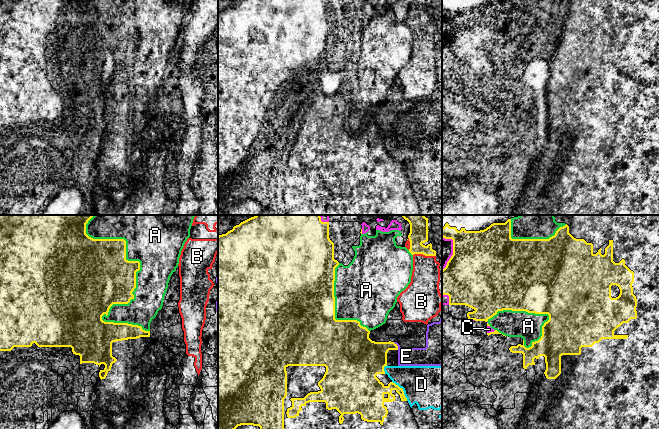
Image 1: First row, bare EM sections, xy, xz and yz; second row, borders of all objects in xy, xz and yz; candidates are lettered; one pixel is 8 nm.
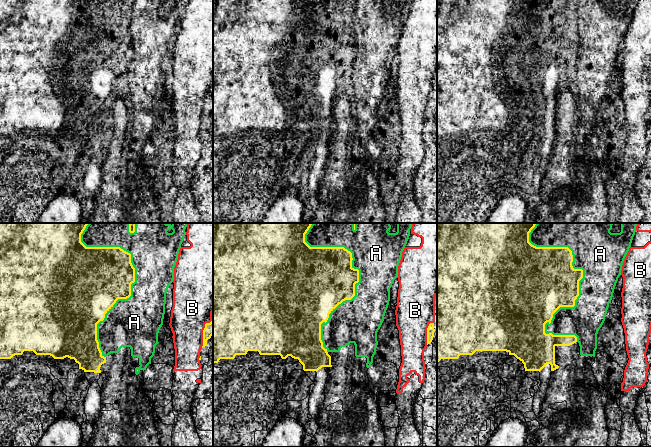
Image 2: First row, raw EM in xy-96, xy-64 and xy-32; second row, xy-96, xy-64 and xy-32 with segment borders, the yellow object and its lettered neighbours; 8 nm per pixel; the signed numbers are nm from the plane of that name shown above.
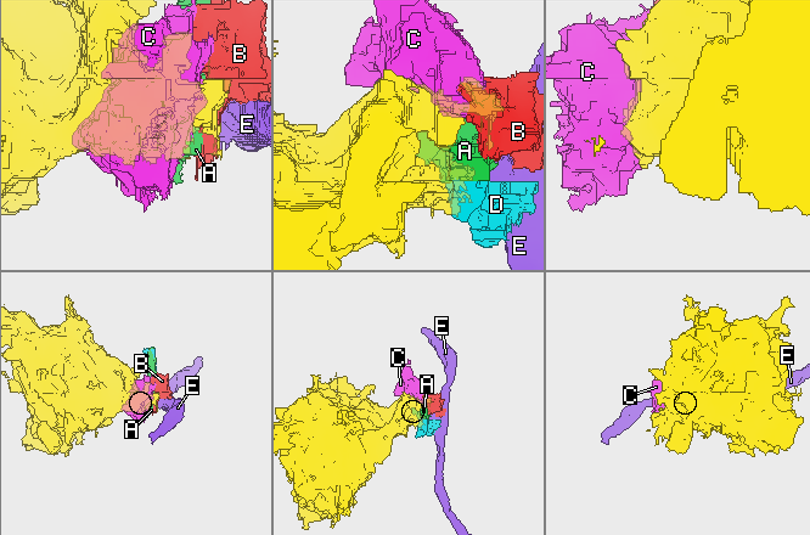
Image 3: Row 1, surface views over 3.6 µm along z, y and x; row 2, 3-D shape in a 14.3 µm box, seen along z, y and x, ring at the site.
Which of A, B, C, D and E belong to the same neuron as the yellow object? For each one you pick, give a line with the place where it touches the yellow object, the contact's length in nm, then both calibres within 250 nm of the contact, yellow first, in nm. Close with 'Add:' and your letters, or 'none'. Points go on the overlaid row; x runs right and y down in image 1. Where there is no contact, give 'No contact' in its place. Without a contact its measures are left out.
Add: none

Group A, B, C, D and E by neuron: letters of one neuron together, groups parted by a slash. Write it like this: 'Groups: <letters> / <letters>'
Groups: A D / B / C / E

